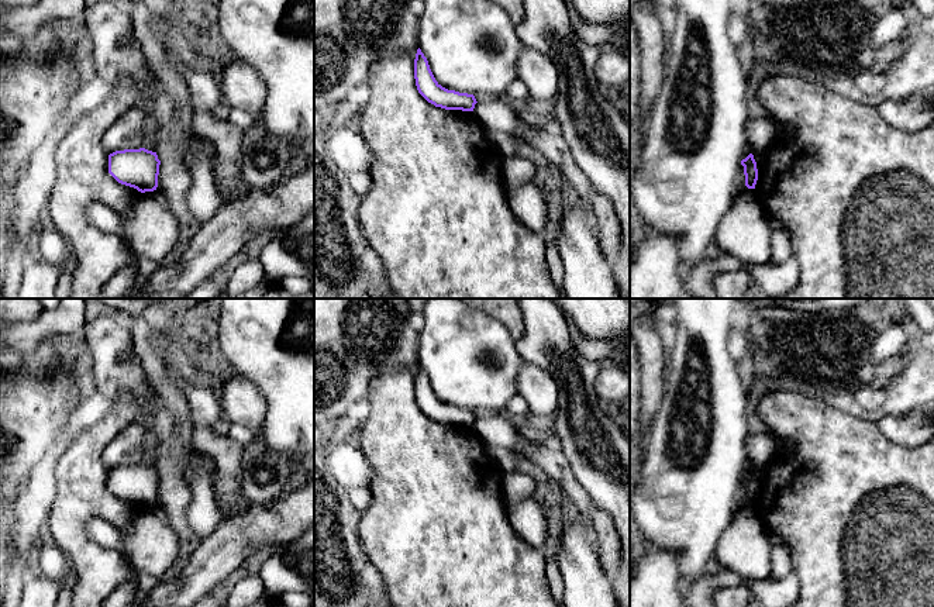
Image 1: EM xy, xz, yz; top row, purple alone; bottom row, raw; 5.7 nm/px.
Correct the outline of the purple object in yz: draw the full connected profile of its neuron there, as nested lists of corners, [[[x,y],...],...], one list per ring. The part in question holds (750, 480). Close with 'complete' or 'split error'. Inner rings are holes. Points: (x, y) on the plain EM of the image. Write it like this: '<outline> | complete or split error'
[[[749,469],[745,475],[741,476],[741,480],[744,482],[745,501],[748,504],[755,504],[758,496],[758,484],[754,470]]] | complete

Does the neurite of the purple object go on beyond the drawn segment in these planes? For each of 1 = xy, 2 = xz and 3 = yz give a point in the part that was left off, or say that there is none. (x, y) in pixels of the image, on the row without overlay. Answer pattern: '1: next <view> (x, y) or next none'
1: next none
2: next none
3: next none

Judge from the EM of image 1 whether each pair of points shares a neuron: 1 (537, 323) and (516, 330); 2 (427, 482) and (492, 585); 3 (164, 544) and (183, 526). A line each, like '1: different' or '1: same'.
1: different
2: same
3: different

